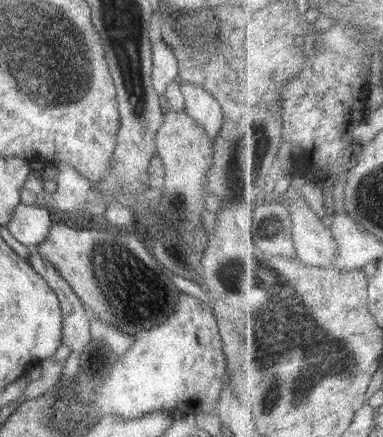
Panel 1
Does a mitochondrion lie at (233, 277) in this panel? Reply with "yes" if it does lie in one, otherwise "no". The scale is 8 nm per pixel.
yes

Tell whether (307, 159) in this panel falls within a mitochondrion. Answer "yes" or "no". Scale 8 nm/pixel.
no

